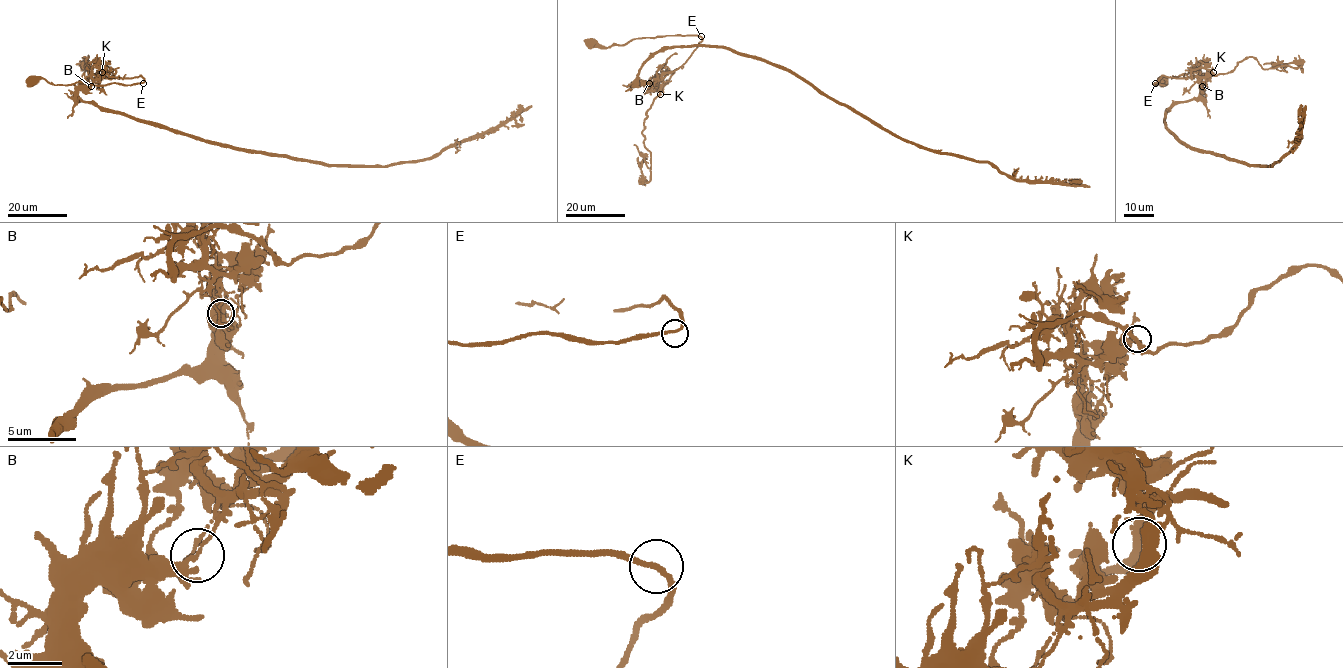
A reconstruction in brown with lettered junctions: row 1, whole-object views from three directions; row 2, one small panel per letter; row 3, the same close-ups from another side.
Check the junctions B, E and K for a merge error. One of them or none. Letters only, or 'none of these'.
B

